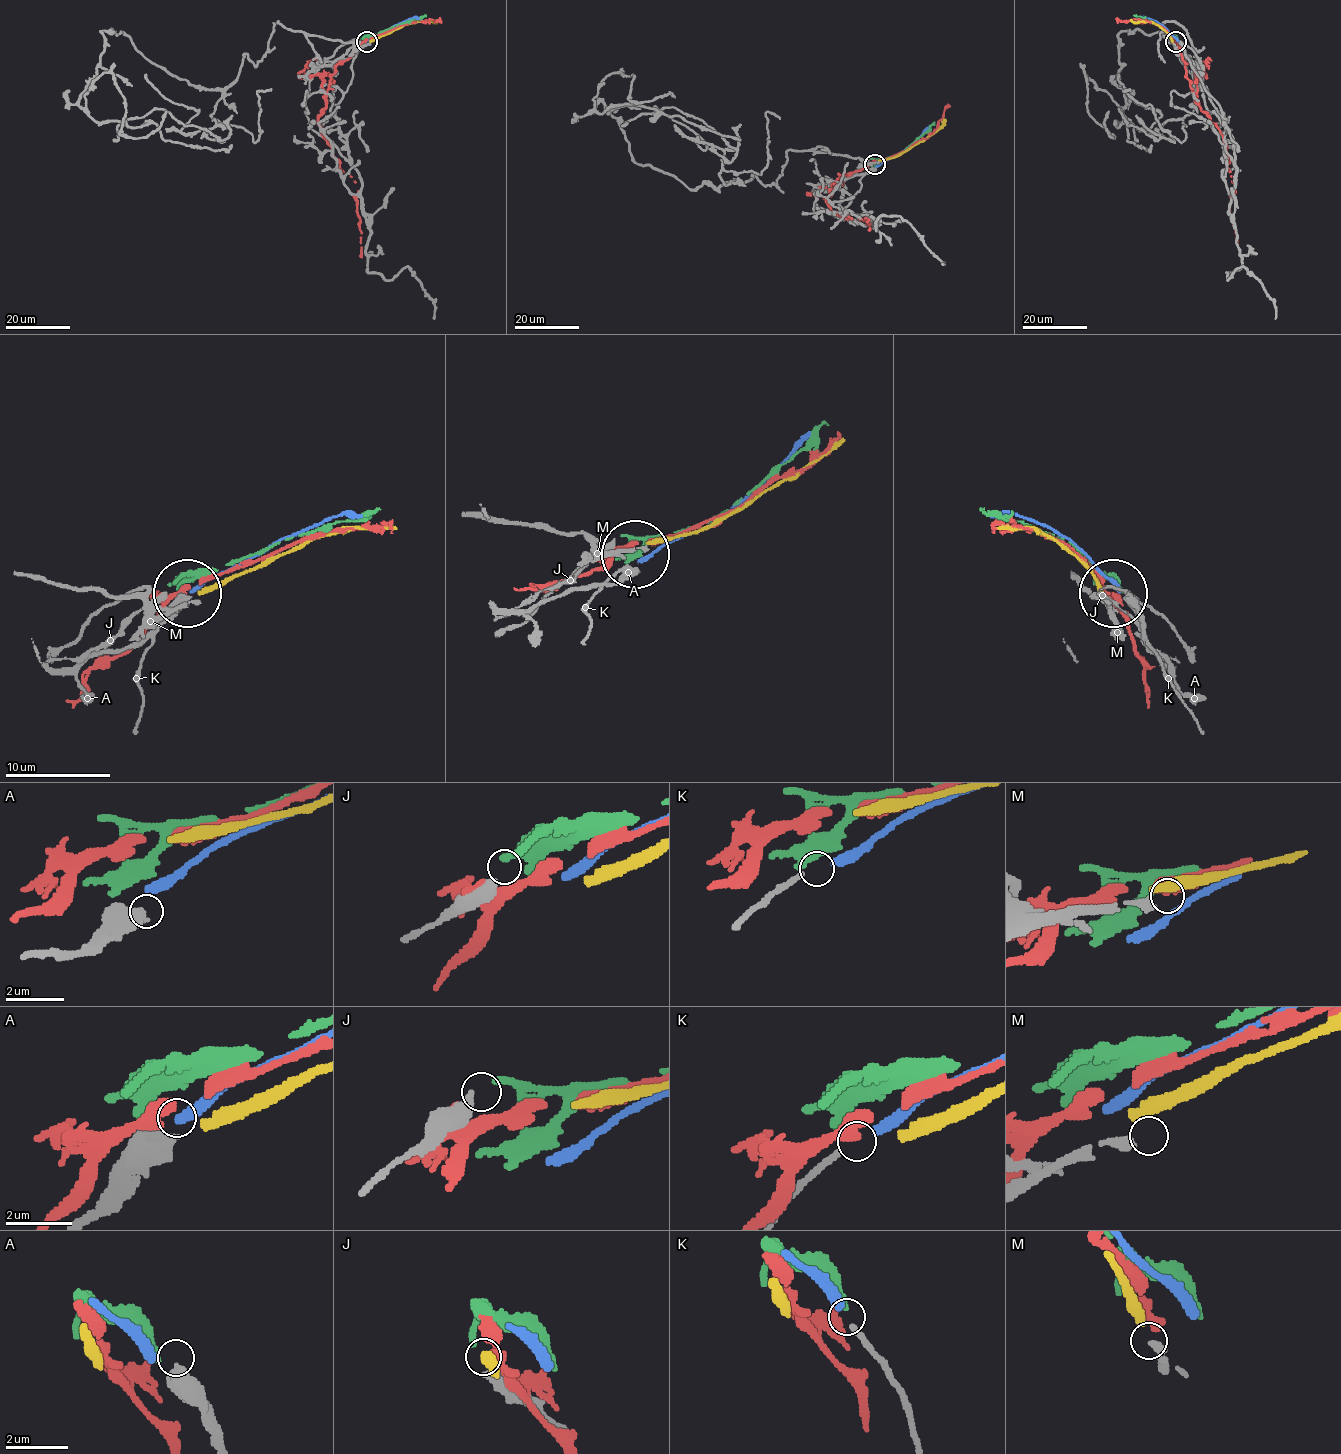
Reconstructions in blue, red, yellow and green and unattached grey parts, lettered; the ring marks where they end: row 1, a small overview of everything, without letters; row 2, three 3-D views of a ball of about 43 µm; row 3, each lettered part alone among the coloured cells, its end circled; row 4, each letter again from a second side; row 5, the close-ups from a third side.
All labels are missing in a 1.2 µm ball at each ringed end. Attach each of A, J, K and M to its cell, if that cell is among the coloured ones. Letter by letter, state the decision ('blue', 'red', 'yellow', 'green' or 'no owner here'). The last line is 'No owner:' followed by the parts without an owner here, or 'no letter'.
A: no owner here
J: green
K: blue
M: no owner here
No owner: A, M

